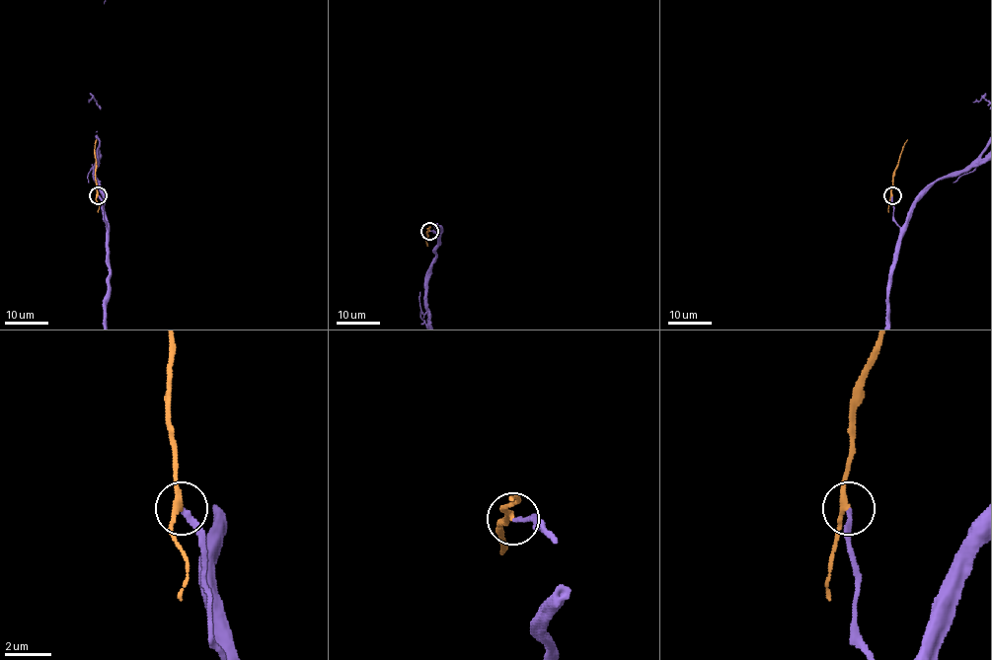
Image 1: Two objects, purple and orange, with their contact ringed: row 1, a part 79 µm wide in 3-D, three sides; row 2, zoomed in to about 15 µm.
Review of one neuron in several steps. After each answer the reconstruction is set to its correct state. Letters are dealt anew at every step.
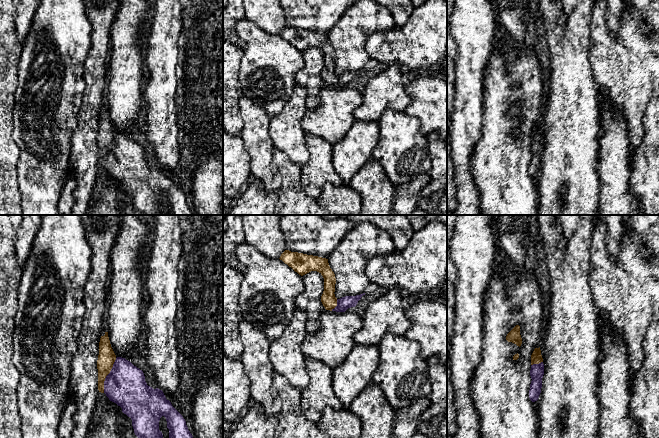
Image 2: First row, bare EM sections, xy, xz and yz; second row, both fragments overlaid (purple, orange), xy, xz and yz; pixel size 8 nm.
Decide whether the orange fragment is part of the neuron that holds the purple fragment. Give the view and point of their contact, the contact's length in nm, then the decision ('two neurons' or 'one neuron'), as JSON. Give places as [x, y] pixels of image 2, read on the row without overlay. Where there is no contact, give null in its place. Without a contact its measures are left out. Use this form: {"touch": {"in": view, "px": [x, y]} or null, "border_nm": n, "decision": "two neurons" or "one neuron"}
{"touch": {"in": "xy", "px": [107, 151]}, "border_nm": 300, "decision": "one neuron"}

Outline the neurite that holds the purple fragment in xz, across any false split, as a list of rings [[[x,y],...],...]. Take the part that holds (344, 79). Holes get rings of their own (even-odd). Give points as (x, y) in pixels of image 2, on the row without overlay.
[[[285,26],[280,34],[299,51],[303,52],[311,47],[319,48],[324,54],[324,67],[321,78],[326,86],[345,88],[348,84],[355,83],[365,69],[356,72],[345,72],[340,75],[335,73],[335,50],[329,42],[328,35]]]

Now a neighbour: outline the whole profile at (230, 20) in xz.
[[[228,0],[227,6],[223,8],[223,36],[236,45],[239,45],[240,38],[235,32],[235,26],[239,20],[245,19],[243,10],[242,0]]]

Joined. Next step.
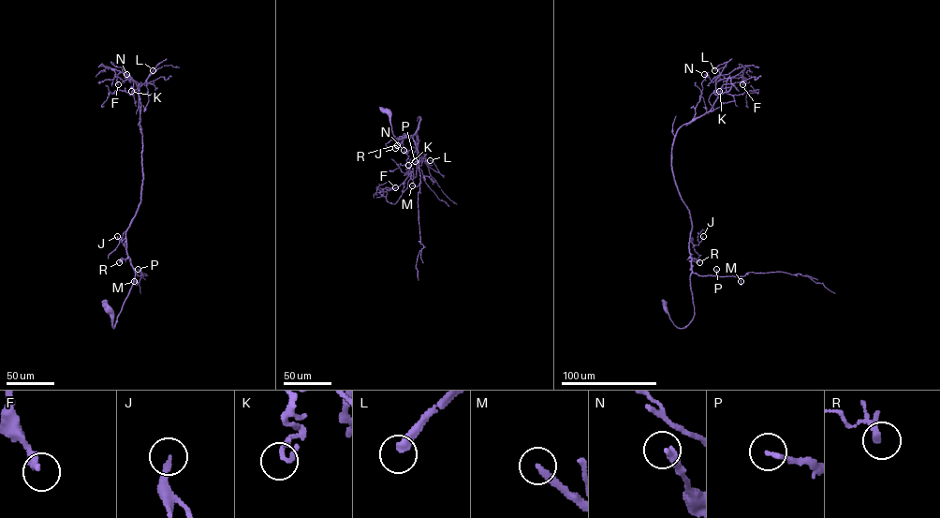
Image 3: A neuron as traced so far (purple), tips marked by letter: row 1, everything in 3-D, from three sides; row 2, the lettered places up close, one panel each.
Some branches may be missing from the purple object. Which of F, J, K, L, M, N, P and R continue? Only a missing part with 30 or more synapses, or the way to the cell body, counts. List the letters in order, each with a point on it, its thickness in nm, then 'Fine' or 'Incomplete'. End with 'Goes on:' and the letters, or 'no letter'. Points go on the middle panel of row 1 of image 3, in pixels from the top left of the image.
F: Place: (395, 187). Thickness 320 nm. Incomplete
J: Place: (395, 148). Thickness 240 nm. Fine
K: Place: (408, 165). Thickness 280 nm. Fine
L: Place: (430, 160). Thickness 360 nm. Incomplete
M: Place: (412, 185). Thickness 220 nm. Fine
N: Place: (403, 150). Thickness 360 nm. Incomplete
P: Place: (415, 161). Thickness 180 nm. Fine
R: Place: (397, 145). Thickness 170 nm. Fine
Goes on: F, L, N

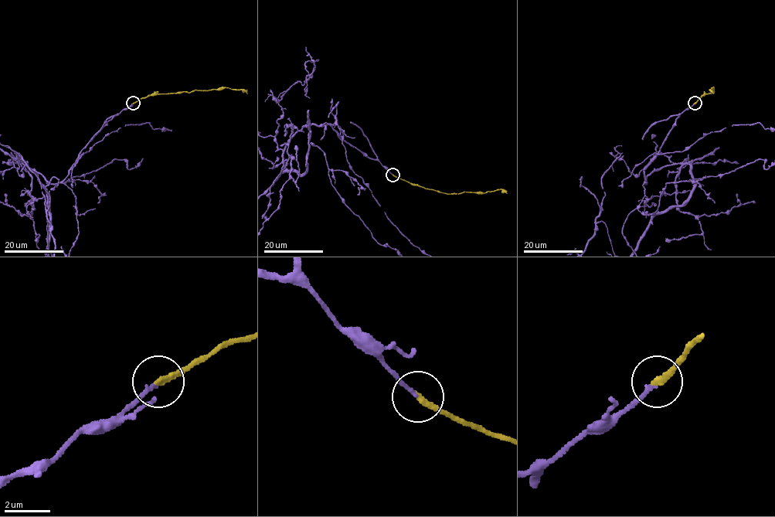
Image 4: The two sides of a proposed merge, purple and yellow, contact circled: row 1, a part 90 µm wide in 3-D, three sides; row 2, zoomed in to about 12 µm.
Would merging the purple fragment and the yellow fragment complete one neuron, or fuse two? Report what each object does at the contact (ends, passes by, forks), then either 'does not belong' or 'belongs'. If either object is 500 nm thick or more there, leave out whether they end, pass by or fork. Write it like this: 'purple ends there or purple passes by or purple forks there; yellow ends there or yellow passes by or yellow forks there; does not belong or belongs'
purple ends there; yellow ends there; belongs

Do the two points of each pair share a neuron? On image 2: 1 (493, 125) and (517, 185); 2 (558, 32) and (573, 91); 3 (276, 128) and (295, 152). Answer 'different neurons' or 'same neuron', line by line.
1: same neuron
2: same neuron
3: same neuron

